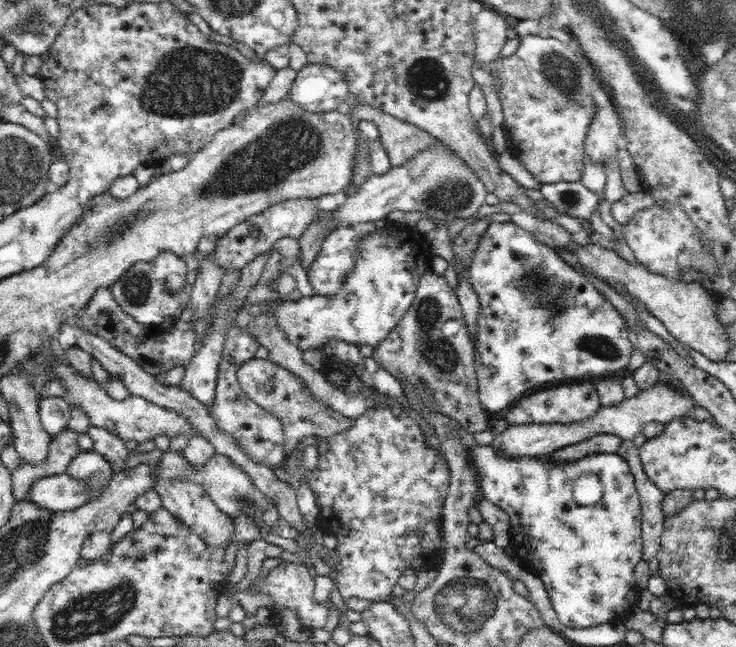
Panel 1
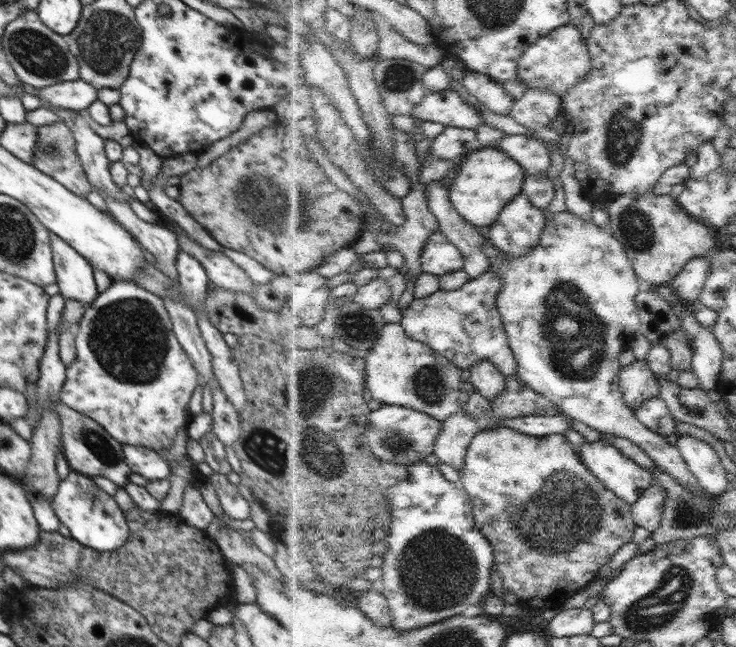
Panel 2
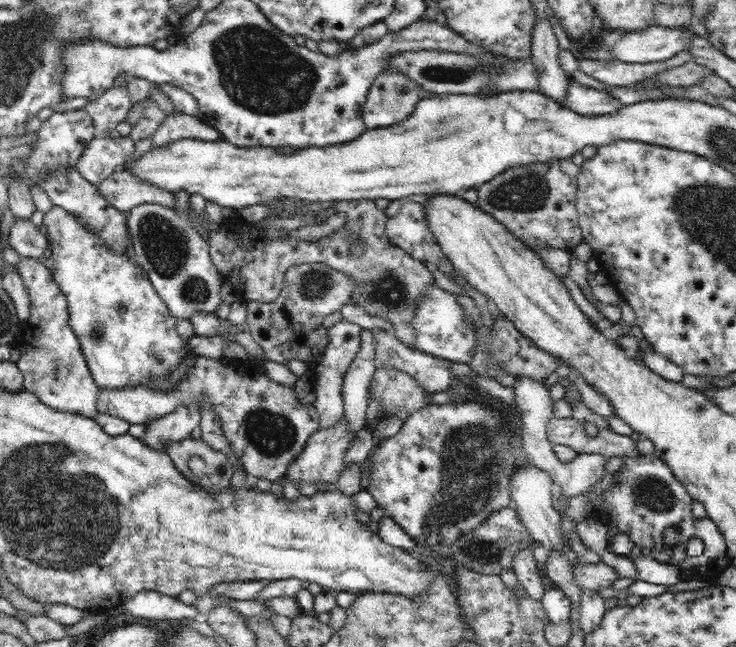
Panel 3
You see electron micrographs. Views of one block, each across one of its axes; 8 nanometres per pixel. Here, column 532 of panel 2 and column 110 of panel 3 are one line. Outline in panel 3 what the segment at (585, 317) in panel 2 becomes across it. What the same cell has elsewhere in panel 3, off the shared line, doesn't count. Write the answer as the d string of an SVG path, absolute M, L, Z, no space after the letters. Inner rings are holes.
M52 205L52 208L48 209L43 216L43 229L48 236L48 253L42 260L46 268L51 272L52 278L61 286L61 289L67 294L69 302L69 311L71 318L72 329L76 331L76 335L80 338L82 348L88 361L92 376L96 381L96 384L100 388L122 388L122 386L138 386L142 384L142 380L150 374L164 374L166 368L170 368L176 360L180 360L180 356L184 356L184 352L190 351L187 341L180 339L177 336L174 326L174 316L169 311L169 308L164 304L164 301L159 297L159 294L154 289L154 285L146 274L139 272L138 267L128 259L128 257L118 257L114 253L108 251L108 247L96 239L94 234L86 231L84 225L68 214L62 207Z

